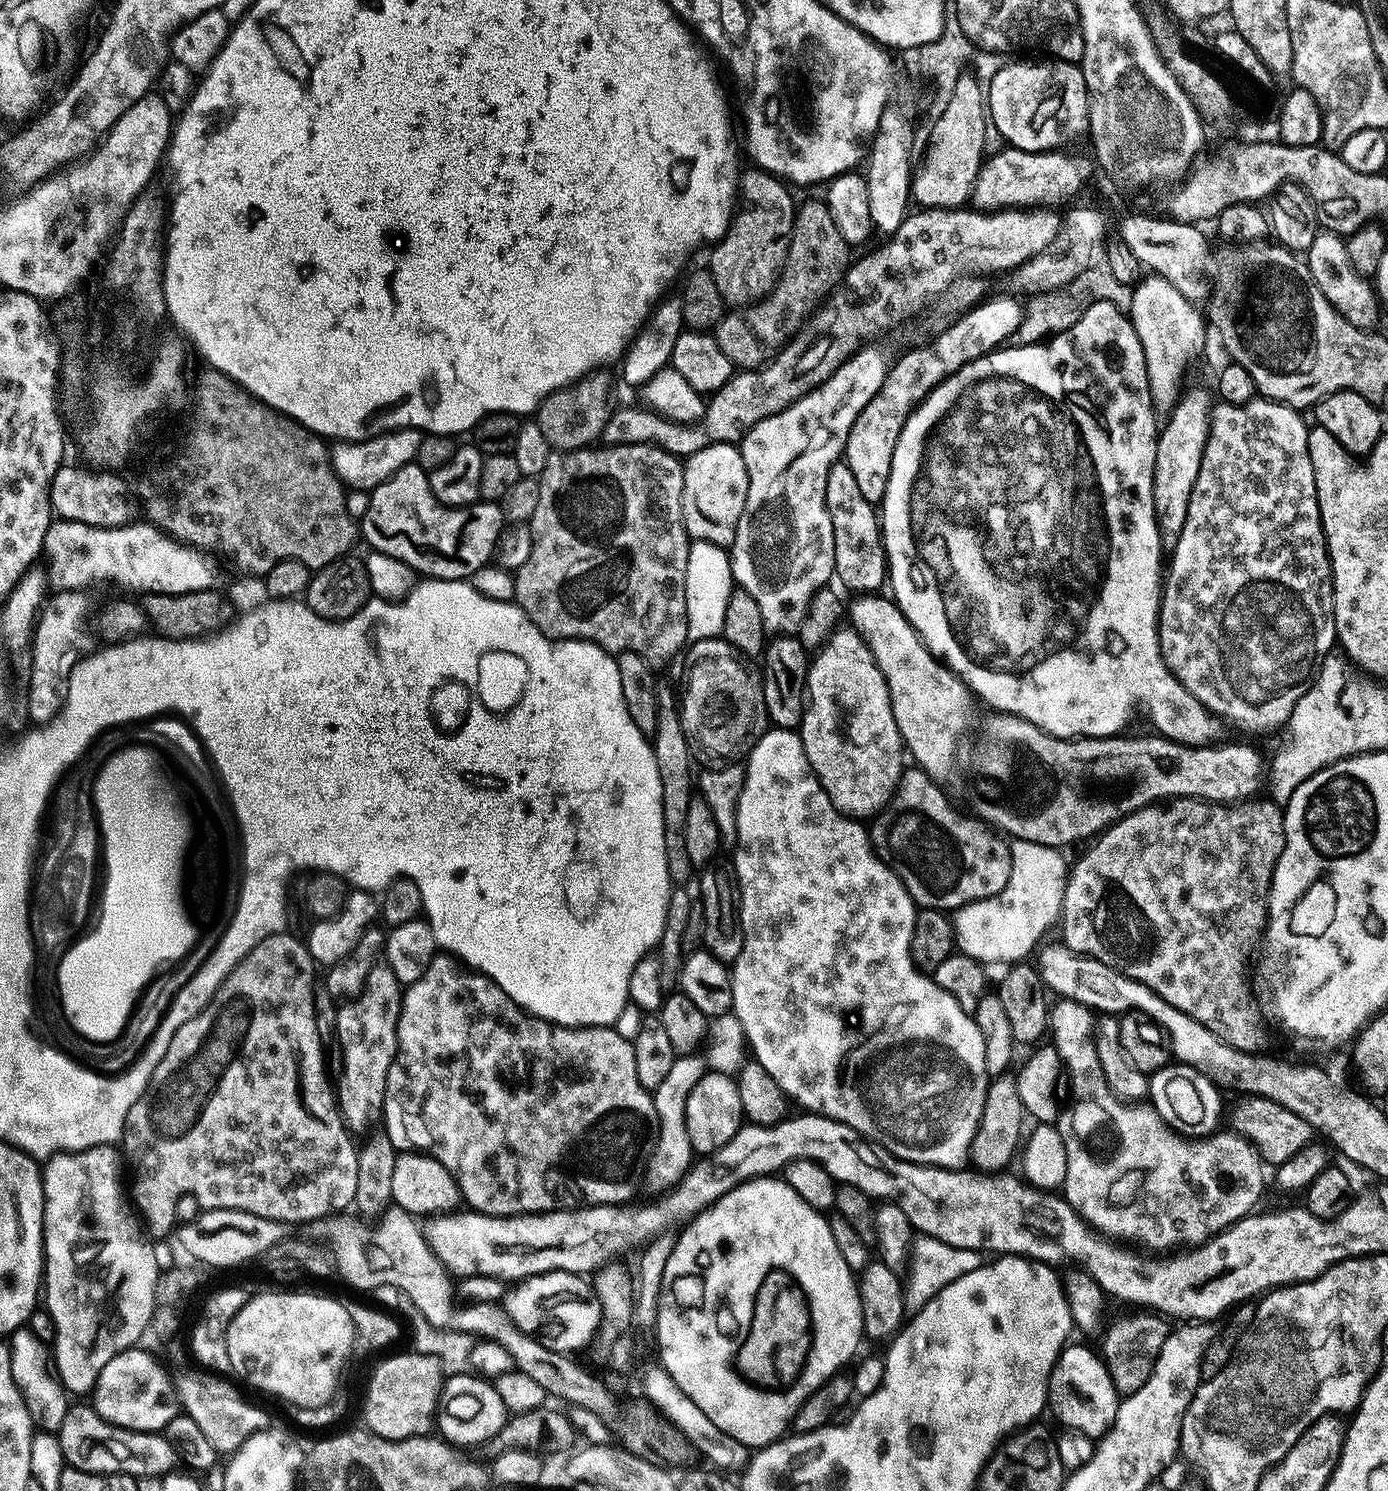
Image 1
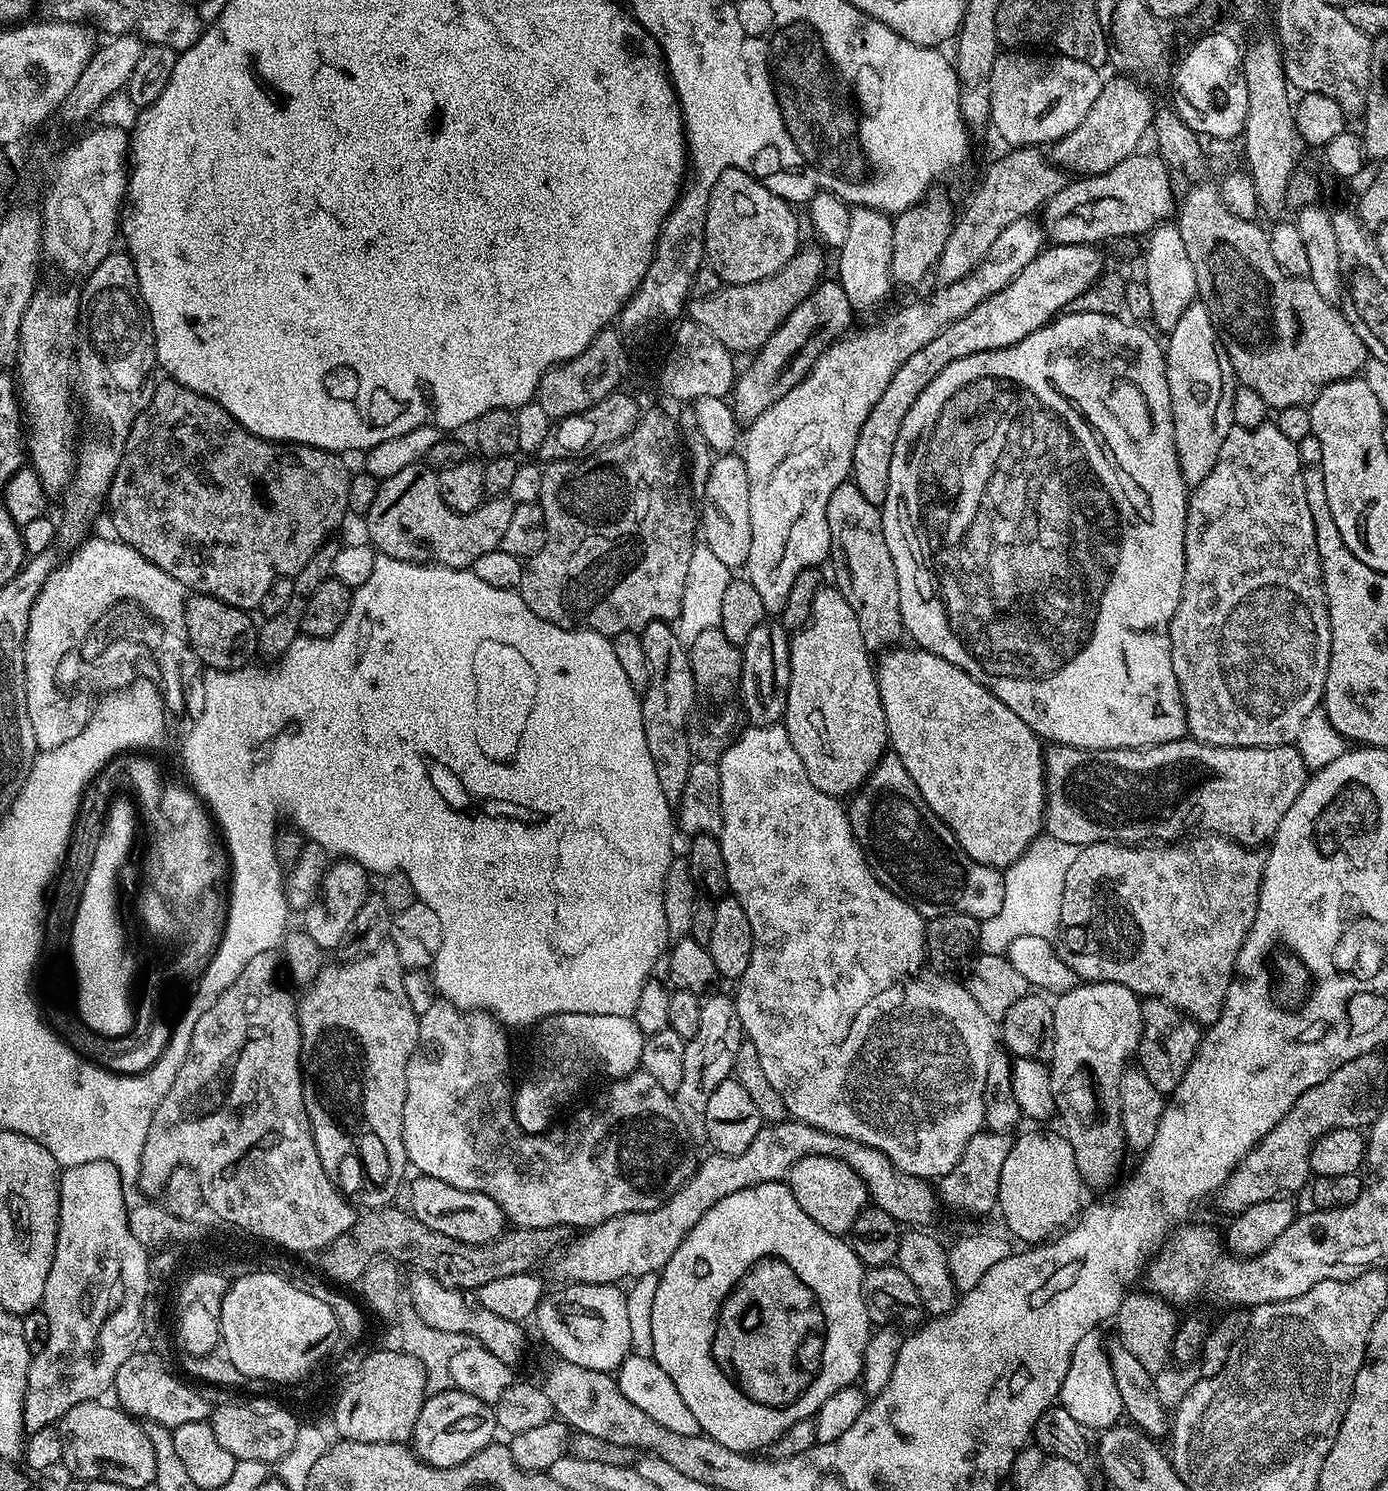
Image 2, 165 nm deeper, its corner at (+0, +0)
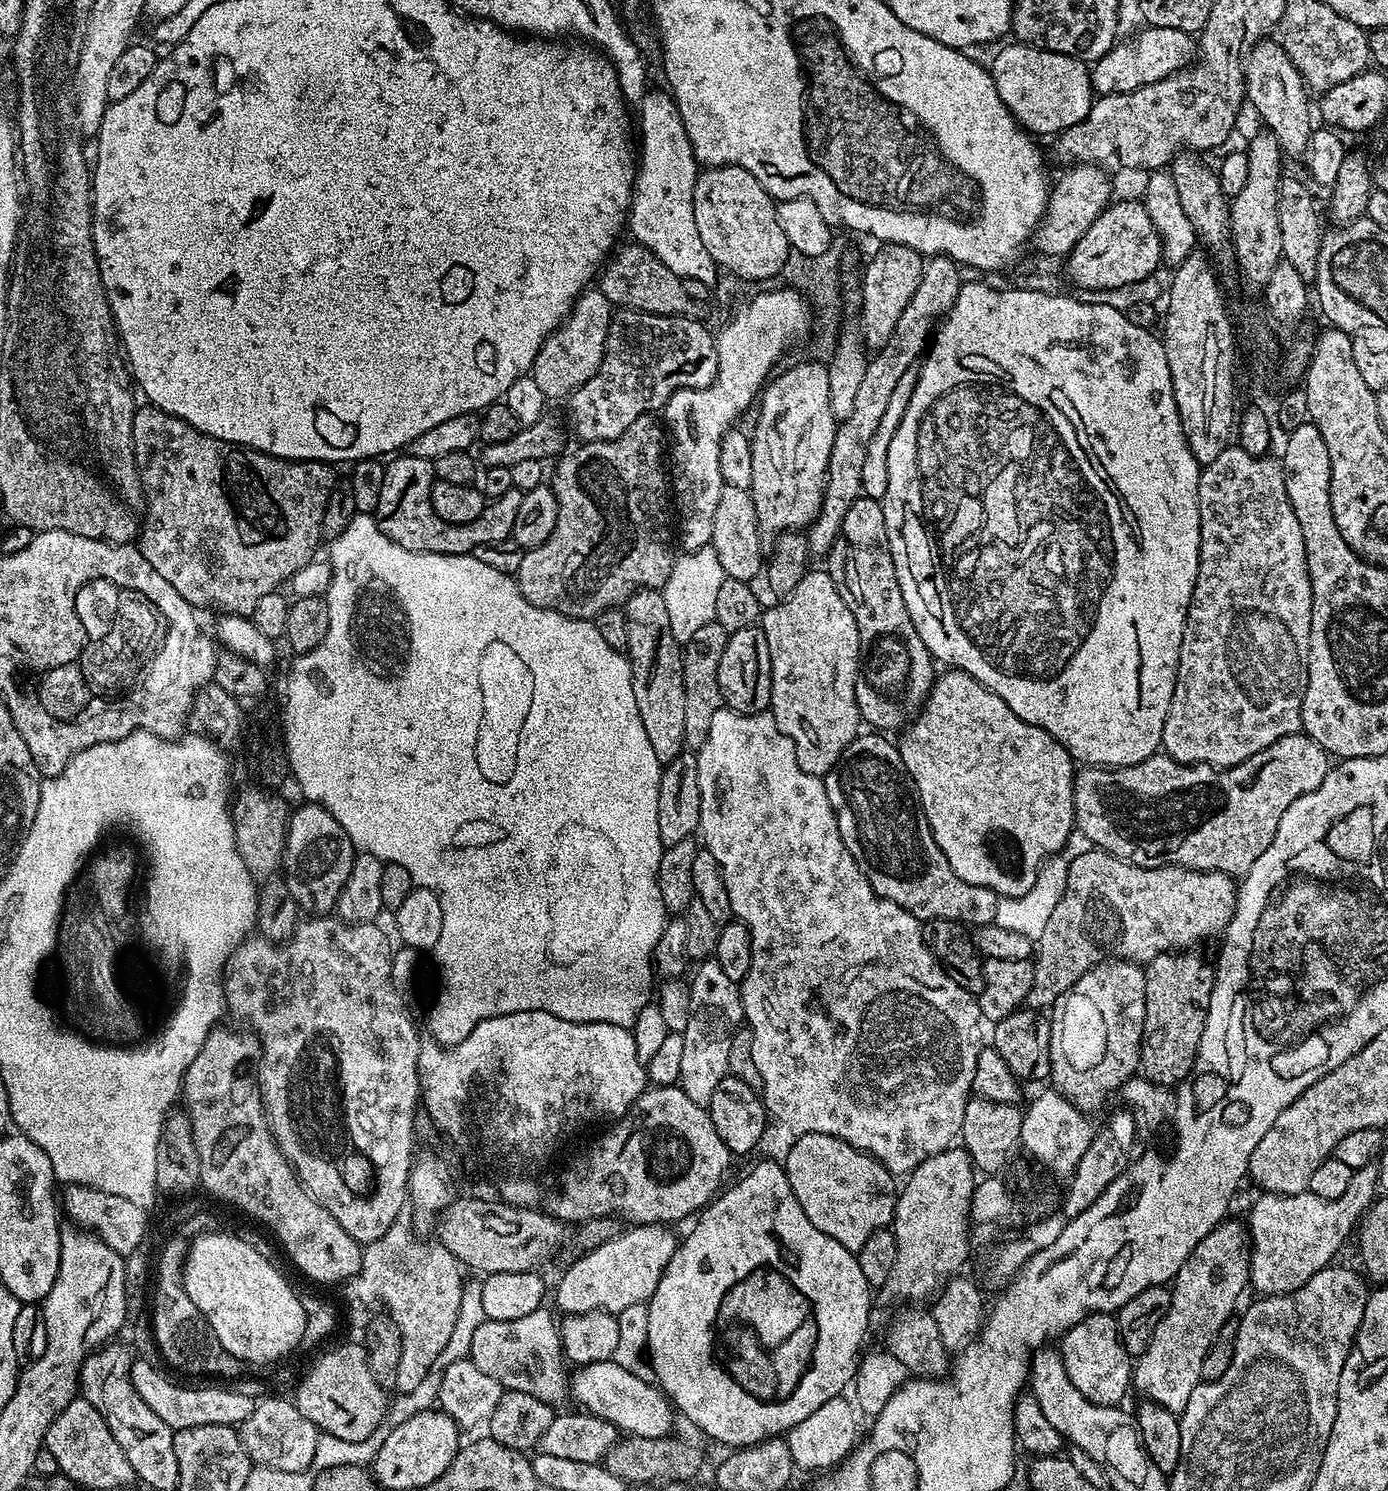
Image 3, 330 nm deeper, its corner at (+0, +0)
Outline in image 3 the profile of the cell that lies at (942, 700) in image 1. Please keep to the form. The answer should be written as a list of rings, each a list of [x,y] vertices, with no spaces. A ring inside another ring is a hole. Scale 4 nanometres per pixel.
[[[944,670],[932,681],[932,689],[918,715],[903,729],[904,737],[898,740],[900,757],[908,771],[915,795],[918,797],[918,808],[922,813],[923,823],[930,833],[932,840],[938,842],[942,854],[946,854],[946,862],[950,862],[950,870],[962,878],[962,882],[970,882],[970,886],[982,886],[996,893],[997,897],[1021,896],[1034,886],[1034,878],[1038,878],[1038,870],[1049,856],[1056,855],[1064,849],[1064,843],[1074,831],[1076,815],[1074,814],[1074,798],[1072,797],[1072,778],[1074,761],[1055,738],[1046,730],[1033,724],[1027,724],[998,694],[991,692],[985,684],[979,684],[973,676],[959,670]]]

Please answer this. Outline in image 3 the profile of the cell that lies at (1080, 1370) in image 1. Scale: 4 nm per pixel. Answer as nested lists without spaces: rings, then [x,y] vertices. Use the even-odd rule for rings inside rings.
[[[1096,1312],[1082,1322],[1068,1329],[1062,1337],[1058,1351],[1064,1359],[1064,1369],[1074,1382],[1078,1394],[1082,1394],[1090,1403],[1101,1404],[1107,1408],[1119,1405],[1120,1399],[1127,1394],[1134,1380],[1134,1360],[1124,1348],[1115,1315]]]

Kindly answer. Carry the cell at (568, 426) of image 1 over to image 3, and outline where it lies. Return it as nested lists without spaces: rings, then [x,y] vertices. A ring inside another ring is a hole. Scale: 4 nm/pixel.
[[[588,290],[577,298],[568,319],[551,336],[544,340],[544,344],[534,358],[530,369],[531,378],[538,384],[545,398],[549,401],[560,399],[560,401],[563,401],[571,396],[573,392],[578,391],[583,384],[590,382],[590,378],[594,378],[594,374],[602,366],[604,351],[608,342],[608,333],[611,332],[613,323],[614,305],[608,301],[606,294],[602,294],[598,290]]]

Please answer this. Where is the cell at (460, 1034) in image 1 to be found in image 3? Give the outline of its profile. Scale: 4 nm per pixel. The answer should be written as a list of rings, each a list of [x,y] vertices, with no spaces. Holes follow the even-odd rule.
[[[659,1086],[649,1087],[644,1091],[637,1100],[628,1107],[628,1112],[620,1117],[617,1124],[611,1125],[604,1132],[604,1140],[600,1144],[596,1144],[596,1156],[592,1156],[592,1160],[584,1160],[576,1168],[572,1168],[572,1172],[568,1172],[568,1176],[564,1176],[564,1197],[550,1198],[546,1201],[546,1208],[556,1219],[565,1222],[583,1222],[585,1220],[594,1219],[596,1217],[615,1217],[632,1220],[633,1225],[638,1224],[658,1224],[661,1222],[672,1222],[668,1220],[684,1220],[695,1217],[697,1213],[708,1207],[712,1203],[714,1197],[721,1191],[722,1183],[720,1179],[728,1170],[728,1163],[734,1160],[734,1153],[726,1146],[726,1142],[722,1142],[722,1138],[718,1138],[718,1130],[714,1130],[714,1122],[708,1116],[708,1109],[705,1105],[690,1102],[690,1098],[686,1098],[684,1091],[678,1087],[661,1088]]]

